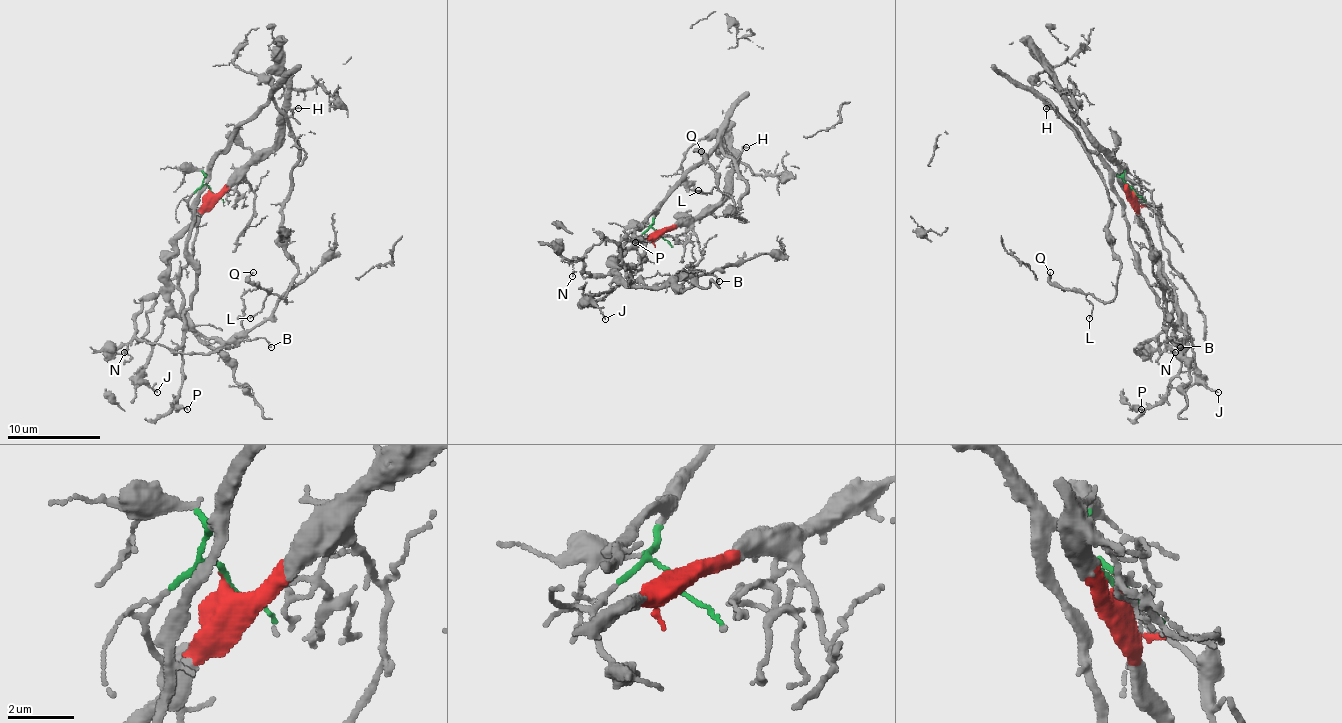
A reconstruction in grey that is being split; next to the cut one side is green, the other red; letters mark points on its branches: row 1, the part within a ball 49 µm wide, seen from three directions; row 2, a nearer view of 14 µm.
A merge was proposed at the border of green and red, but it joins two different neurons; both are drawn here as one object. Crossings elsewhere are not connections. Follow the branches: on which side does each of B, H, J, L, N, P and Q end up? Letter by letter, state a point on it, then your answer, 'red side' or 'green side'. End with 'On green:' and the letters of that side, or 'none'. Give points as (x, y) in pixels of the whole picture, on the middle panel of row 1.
B: place (719, 281); red side
H: place (746, 147); green side
J: place (605, 319); red side
L: place (698, 190); green side
N: place (572, 276); red side
P: place (635, 242); green side
Q: place (701, 151); green side
On green: H, L, P, Q

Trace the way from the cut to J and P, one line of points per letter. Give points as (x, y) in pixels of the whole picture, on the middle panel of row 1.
J: (657, 235), (640, 239), (624, 253), (617, 260), (617, 277), (610, 288), (592, 297), (605, 318)
P: (657, 235), (652, 214), (636, 230), (643, 253), (631, 265), (631, 281), (619, 244), (636, 242)

